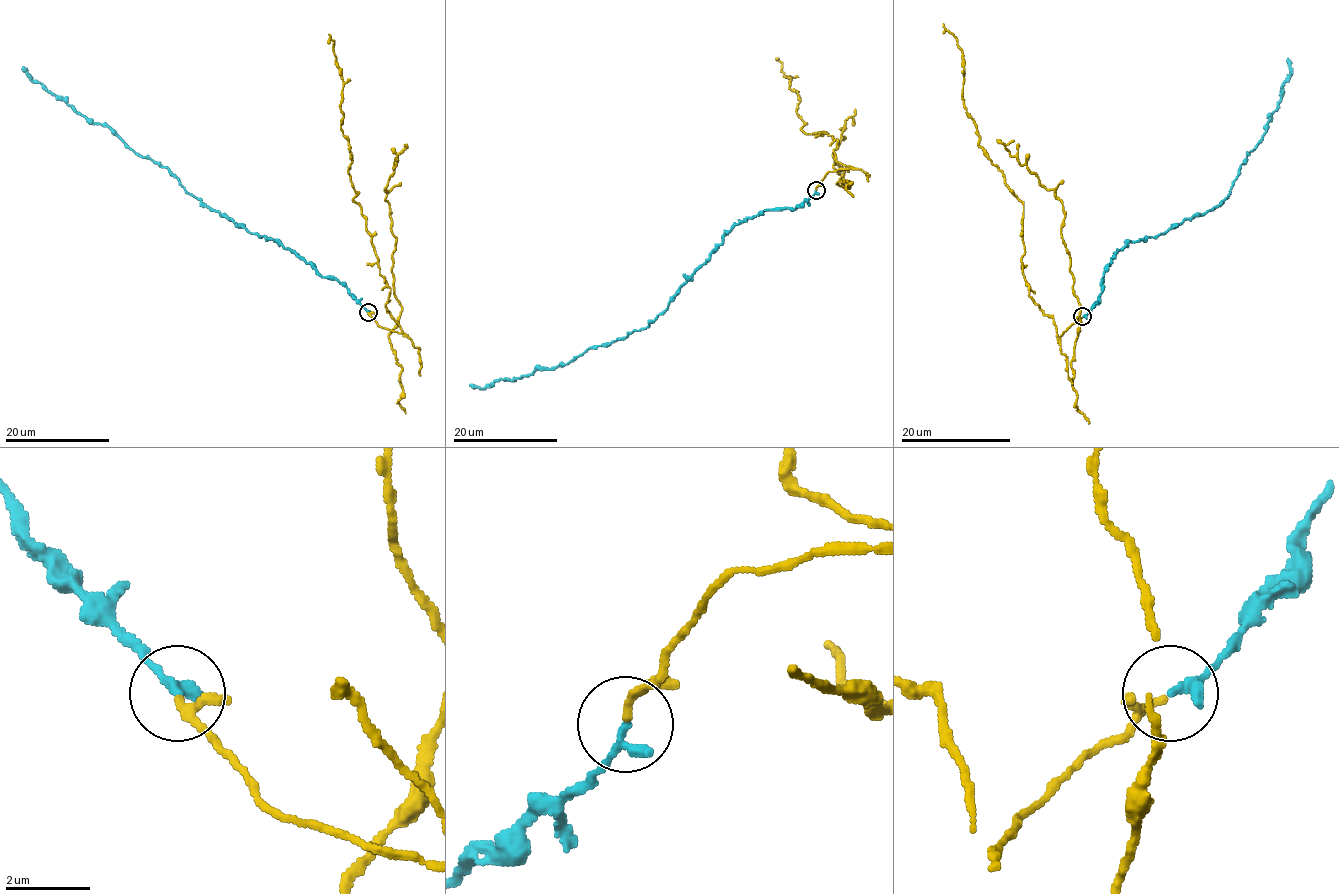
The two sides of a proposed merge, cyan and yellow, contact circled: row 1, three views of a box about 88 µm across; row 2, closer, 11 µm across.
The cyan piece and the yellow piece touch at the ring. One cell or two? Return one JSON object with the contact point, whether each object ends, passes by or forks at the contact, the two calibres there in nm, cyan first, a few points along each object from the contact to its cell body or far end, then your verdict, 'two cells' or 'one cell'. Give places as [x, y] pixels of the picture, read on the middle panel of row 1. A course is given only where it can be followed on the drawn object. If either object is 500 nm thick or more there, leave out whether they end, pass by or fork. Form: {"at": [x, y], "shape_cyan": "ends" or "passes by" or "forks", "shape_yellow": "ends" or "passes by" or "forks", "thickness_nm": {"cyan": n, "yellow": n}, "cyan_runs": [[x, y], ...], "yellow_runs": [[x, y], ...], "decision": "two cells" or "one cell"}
{"at": [816, 190], "shape_cyan": "passes by", "shape_yellow": "passes by", "thickness_nm": {"cyan": 170, "yellow": 140}, "cyan_runs": [[816, 190], [794, 209], [770, 209], [734, 226], [645, 328], [554, 368], [488, 387], [470, 385]], "yellow_runs": [[816, 190], [829, 171], [850, 166], [837, 160], [838, 140], [826, 132], [802, 130], [796, 92], [777, 58]], "decision": "one cell"}

